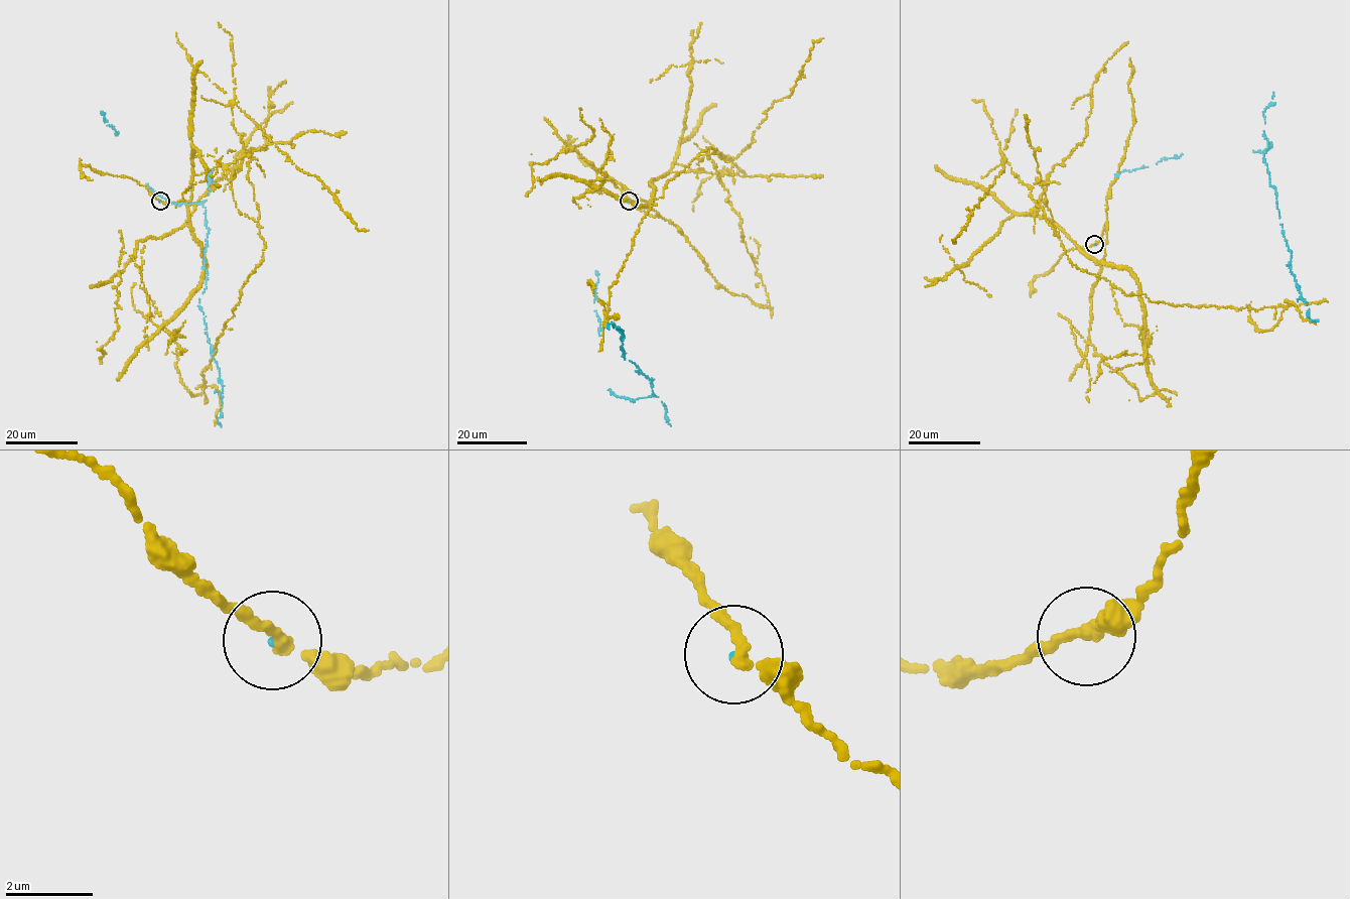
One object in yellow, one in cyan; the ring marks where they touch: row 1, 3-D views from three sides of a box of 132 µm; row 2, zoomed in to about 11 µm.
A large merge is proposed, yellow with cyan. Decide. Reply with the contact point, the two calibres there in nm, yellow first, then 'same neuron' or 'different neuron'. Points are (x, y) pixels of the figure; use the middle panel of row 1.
(629, 201) | 240/70 nm | different neuron

